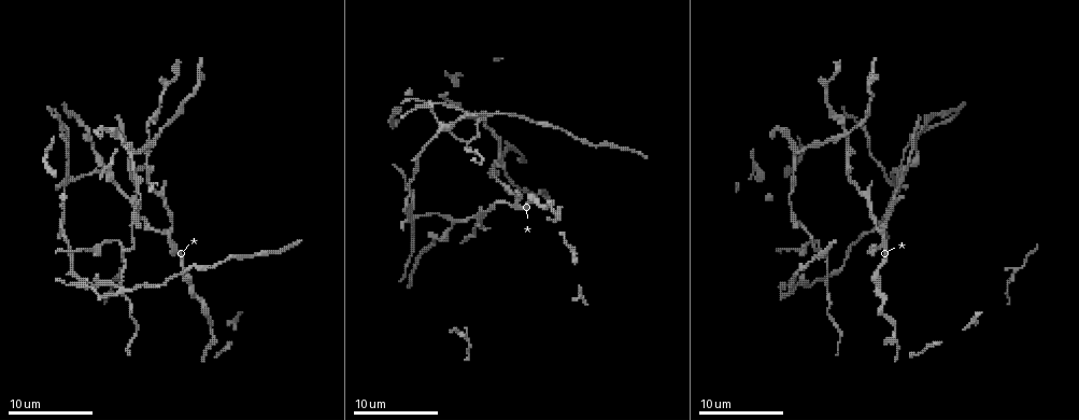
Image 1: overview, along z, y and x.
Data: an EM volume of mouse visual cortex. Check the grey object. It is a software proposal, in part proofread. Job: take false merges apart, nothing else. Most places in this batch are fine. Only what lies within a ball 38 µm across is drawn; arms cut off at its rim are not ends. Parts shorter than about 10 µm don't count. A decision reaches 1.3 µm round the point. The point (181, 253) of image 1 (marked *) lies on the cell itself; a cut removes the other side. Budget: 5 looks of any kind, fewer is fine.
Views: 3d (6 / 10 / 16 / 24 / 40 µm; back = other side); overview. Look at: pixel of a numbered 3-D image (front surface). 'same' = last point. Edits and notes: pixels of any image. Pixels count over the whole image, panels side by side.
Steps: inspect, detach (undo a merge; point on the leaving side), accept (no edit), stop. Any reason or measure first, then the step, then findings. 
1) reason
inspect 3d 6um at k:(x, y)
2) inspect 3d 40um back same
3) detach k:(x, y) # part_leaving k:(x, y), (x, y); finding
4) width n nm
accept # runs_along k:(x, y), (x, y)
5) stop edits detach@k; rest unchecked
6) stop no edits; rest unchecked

inspect 3d 10um at 1:(794, 154)

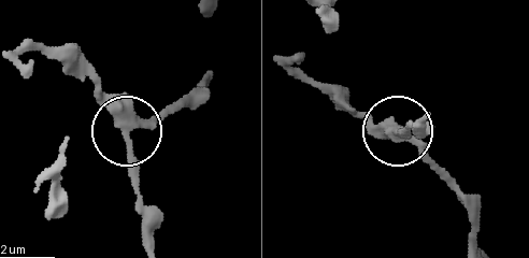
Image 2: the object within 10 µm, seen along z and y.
accept # runs_along 2:(206, 75), (199, 94), (130, 124), (84, 75); one cell here

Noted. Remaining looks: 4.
two arms in line, one across
inspect 3d 16um at 1:(504, 161)

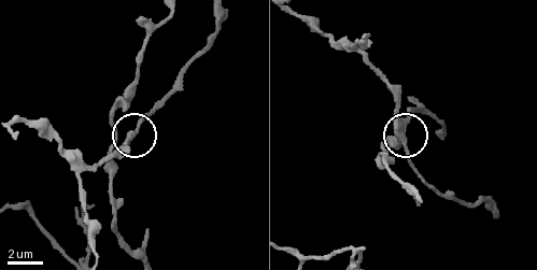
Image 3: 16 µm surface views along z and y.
inspect 3d 6um at 3:(402, 140)

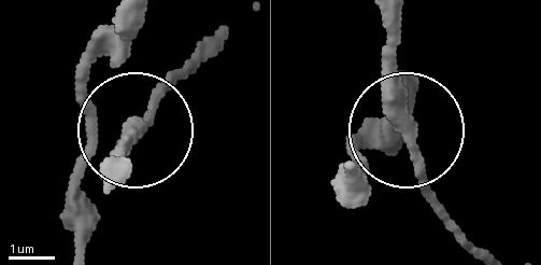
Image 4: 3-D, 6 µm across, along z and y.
arms 3
accept # runs_along 4:(351, 172), (404, 130), (424, 196), (463, 238); one cell here

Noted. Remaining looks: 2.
looks like a crossing
inspect 3d 6um at 1:(415, 217)

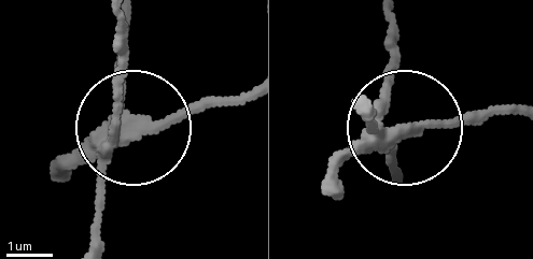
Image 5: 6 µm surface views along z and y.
arms 5
detach 5:(121, 99) # part_leaving 5:(101, 140), (101, 240); a second cell is stuck on

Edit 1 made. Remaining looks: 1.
stop edits detach@5; rest unchecked

